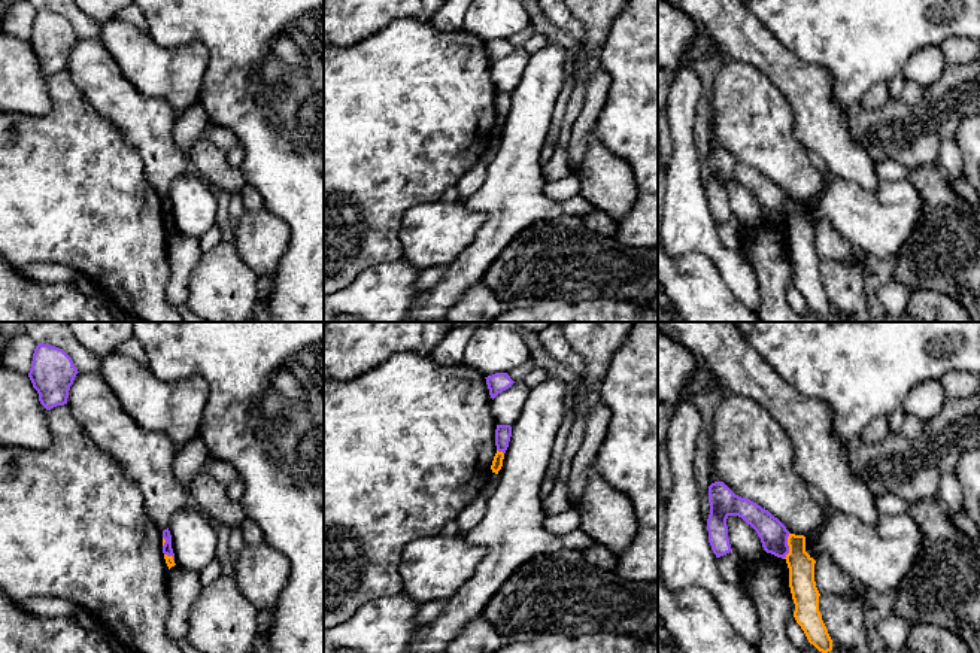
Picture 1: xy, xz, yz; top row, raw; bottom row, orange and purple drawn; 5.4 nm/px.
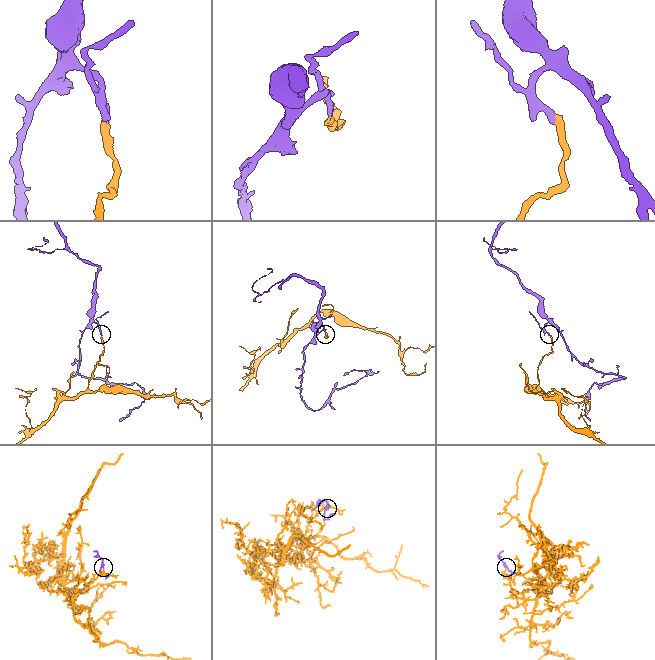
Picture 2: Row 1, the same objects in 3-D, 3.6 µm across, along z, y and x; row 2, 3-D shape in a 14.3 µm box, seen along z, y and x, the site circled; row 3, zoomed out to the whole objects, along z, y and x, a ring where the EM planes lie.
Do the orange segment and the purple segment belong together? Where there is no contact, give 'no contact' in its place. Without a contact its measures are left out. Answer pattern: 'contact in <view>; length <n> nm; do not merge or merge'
contact in yz; length 150 nm; do not merge

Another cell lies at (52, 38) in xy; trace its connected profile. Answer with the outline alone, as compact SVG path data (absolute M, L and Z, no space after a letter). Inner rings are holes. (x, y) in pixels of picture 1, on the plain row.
M43 9L36 12L28 43L46 76L67 70L78 39L72 24L63 15Z

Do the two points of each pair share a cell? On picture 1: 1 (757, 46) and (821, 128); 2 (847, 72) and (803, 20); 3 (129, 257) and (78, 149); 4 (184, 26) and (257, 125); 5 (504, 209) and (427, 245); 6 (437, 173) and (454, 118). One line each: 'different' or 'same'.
1: same
2: same
3: same
4: same
5: different
6: same

